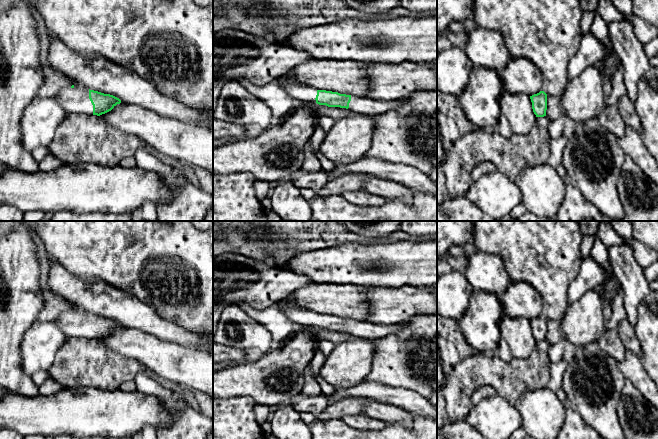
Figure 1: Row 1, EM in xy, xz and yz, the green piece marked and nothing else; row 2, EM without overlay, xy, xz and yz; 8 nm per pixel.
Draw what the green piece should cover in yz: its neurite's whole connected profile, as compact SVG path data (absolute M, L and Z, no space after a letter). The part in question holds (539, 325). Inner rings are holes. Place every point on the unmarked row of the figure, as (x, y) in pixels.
M540 315L537 318L530 320L532 326L532 333L536 341L546 340L547 334L547 318L544 315Z

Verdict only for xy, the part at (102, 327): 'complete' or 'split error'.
split error

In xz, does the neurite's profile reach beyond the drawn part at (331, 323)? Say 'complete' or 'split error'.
split error

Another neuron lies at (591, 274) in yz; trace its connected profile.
M592 256L581 263L581 269L569 286L569 304L579 300L587 291L595 289L605 281L605 270Z

